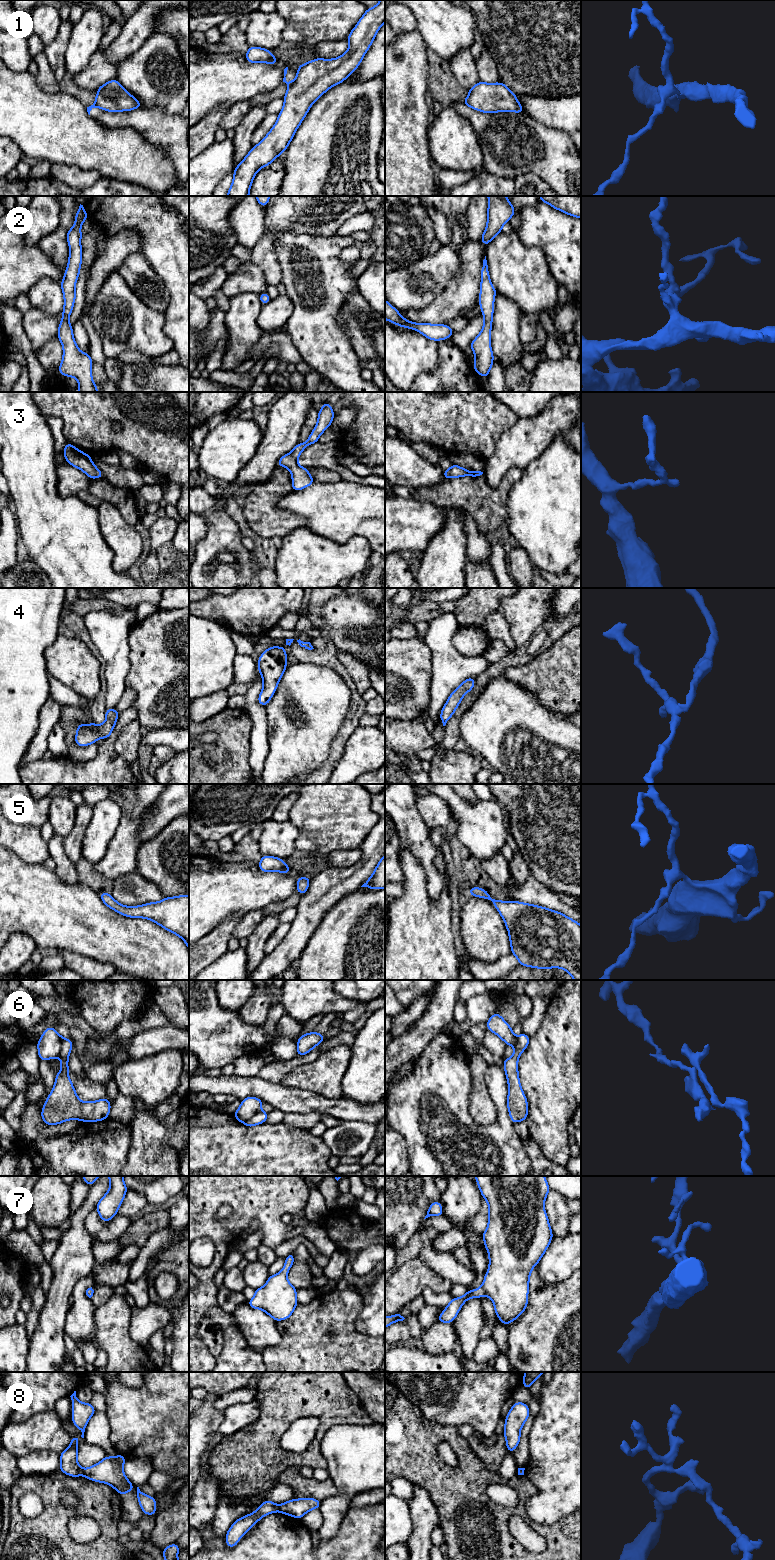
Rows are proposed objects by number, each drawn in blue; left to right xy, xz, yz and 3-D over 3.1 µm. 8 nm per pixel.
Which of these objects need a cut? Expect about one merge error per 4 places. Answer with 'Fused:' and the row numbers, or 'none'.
Fused: 1, 6, 8

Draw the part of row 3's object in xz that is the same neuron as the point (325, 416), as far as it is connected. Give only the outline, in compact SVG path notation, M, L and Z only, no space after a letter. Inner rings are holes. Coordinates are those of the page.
M327 401L324 402L318 412L317 424L307 441L304 444L299 442L290 453L285 454L278 460L277 466L286 467L291 472L293 491L302 490L315 482L307 468L301 467L297 463L297 459L306 447L318 442L321 434L331 425L334 416L332 406Z

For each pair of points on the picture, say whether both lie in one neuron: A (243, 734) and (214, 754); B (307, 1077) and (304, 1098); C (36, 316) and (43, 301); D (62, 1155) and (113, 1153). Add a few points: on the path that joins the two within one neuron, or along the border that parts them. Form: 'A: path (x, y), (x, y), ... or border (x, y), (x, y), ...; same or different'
A: path (236, 740), (221, 754); same
B: border (282, 1084), (288, 1087), (308, 1089), (327, 1098); different
C: border (32, 306), (49, 314), (61, 312); different
D: path (75, 1155), (97, 1155), (100, 1152); same

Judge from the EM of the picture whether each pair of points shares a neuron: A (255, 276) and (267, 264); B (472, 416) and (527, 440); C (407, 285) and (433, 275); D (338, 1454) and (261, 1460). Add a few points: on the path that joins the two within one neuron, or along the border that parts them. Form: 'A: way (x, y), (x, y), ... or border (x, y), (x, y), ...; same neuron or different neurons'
A: border (250, 262), (261, 269), (263, 279), (267, 285); different neurons
B: border (518, 418), (501, 435), (493, 451); different neurons
C: way (413, 285), (419, 285), (427, 278); same neuron
D: border (319, 1447), (326, 1461), (326, 1467); different neurons

